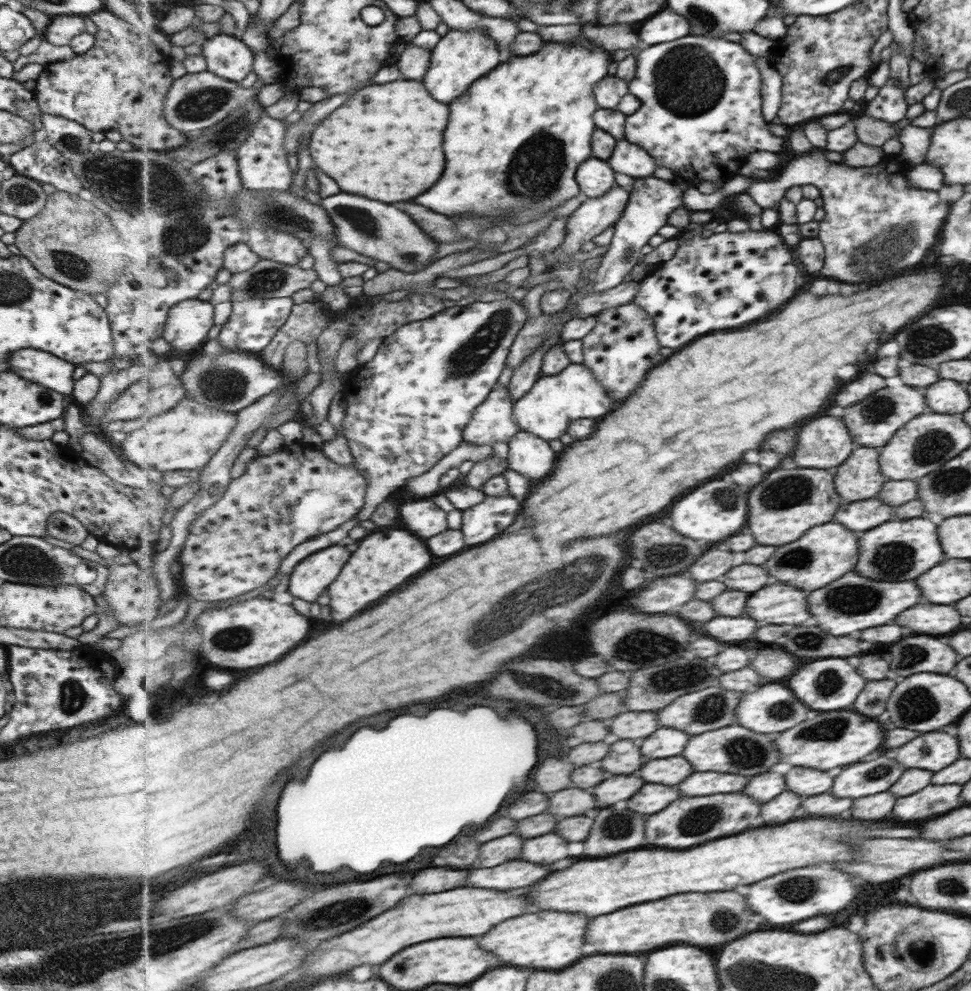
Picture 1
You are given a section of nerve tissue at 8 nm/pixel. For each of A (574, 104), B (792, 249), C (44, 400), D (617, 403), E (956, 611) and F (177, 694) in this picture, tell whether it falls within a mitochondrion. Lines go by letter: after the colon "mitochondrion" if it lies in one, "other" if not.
A: other
B: other
C: mitochondrion
D: other
E: other
F: other

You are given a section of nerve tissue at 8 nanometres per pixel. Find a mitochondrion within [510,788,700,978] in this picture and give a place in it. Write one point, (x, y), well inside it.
(626, 825)

